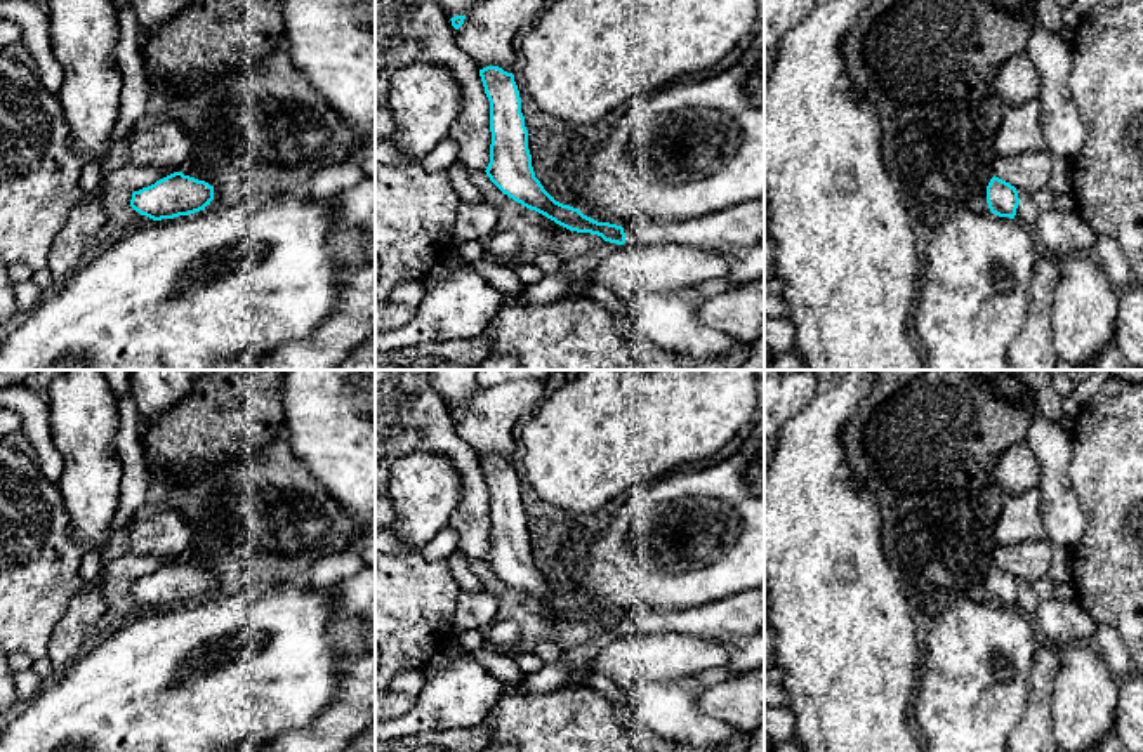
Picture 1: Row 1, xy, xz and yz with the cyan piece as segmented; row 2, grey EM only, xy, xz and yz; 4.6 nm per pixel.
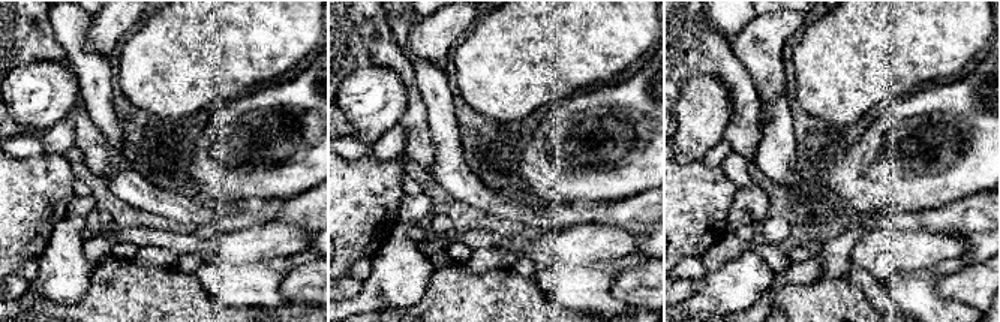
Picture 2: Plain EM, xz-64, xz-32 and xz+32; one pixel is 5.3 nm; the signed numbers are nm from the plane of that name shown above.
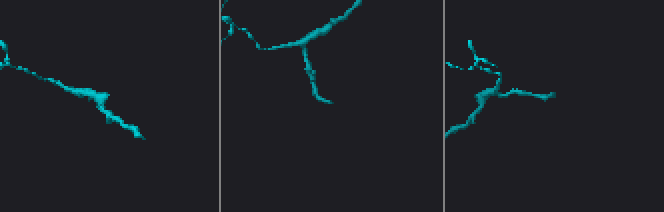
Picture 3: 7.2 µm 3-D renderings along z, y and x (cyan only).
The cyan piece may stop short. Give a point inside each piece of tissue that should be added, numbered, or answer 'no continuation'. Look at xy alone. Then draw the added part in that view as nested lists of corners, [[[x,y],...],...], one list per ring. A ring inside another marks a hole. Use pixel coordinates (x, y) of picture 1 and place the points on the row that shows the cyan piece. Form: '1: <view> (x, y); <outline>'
no continuation

